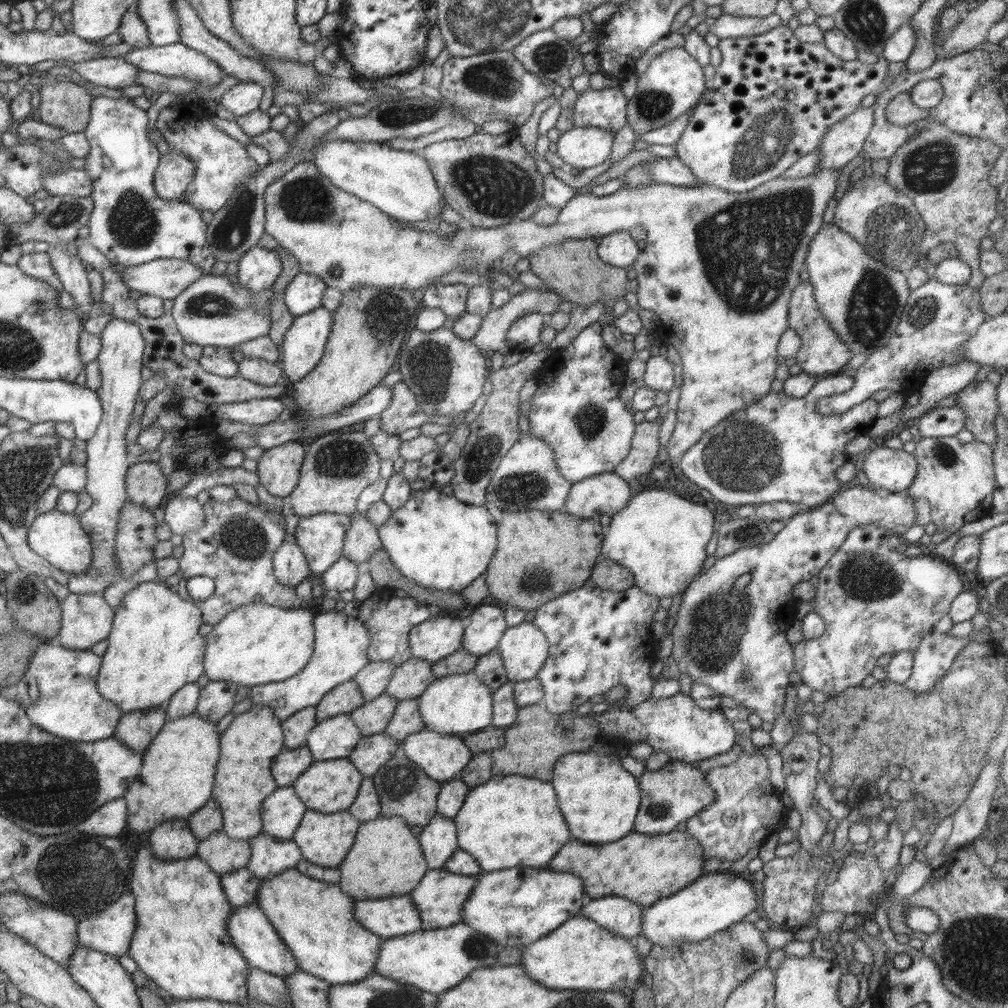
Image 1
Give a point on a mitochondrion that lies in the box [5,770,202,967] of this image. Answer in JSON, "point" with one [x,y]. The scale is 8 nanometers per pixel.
{"point":[74,876]}

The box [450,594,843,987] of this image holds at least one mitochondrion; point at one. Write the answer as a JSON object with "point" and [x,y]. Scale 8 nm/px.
{"point":[740,959]}

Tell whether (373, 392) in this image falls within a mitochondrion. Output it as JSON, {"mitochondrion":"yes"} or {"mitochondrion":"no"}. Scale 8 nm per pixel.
{"mitochondrion":"no"}

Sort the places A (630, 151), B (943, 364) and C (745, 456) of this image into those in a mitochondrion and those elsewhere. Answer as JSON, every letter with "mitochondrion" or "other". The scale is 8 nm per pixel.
{"A":"other","B":"other","C":"mitochondrion"}

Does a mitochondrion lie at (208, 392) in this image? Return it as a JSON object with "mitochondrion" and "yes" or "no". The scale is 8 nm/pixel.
{"mitochondrion":"no"}

